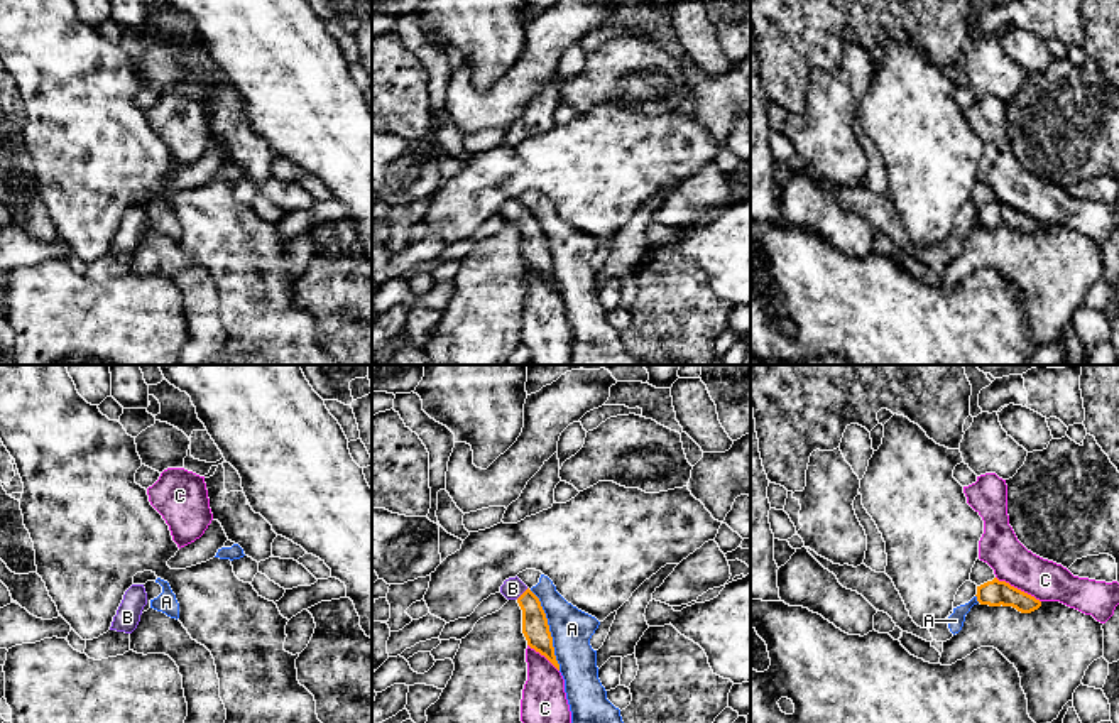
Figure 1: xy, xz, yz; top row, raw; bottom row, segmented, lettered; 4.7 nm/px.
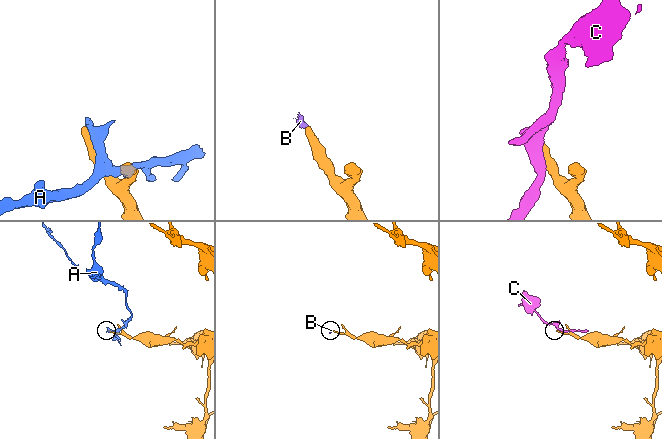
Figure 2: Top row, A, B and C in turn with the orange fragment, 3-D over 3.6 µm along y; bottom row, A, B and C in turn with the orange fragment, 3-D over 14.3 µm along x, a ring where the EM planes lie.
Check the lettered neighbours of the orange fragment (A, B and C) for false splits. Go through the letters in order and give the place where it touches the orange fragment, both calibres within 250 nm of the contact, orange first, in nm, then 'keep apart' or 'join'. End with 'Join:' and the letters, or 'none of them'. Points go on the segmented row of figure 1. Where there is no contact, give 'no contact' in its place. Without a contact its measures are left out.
A: xz (548, 630) | 130/200 nm | keep apart
B: xz (523, 593) | 130/100 nm | join
C: yz (1016, 588) | 130/190 nm | keep apart
Join: B

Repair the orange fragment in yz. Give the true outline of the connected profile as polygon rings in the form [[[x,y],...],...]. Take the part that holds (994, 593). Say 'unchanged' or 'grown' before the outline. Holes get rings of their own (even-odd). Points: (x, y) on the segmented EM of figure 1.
unchanged; [[[994,578],[977,586],[977,601],[989,606],[1013,606],[1021,613],[1031,613],[1041,606],[1034,596]]]

